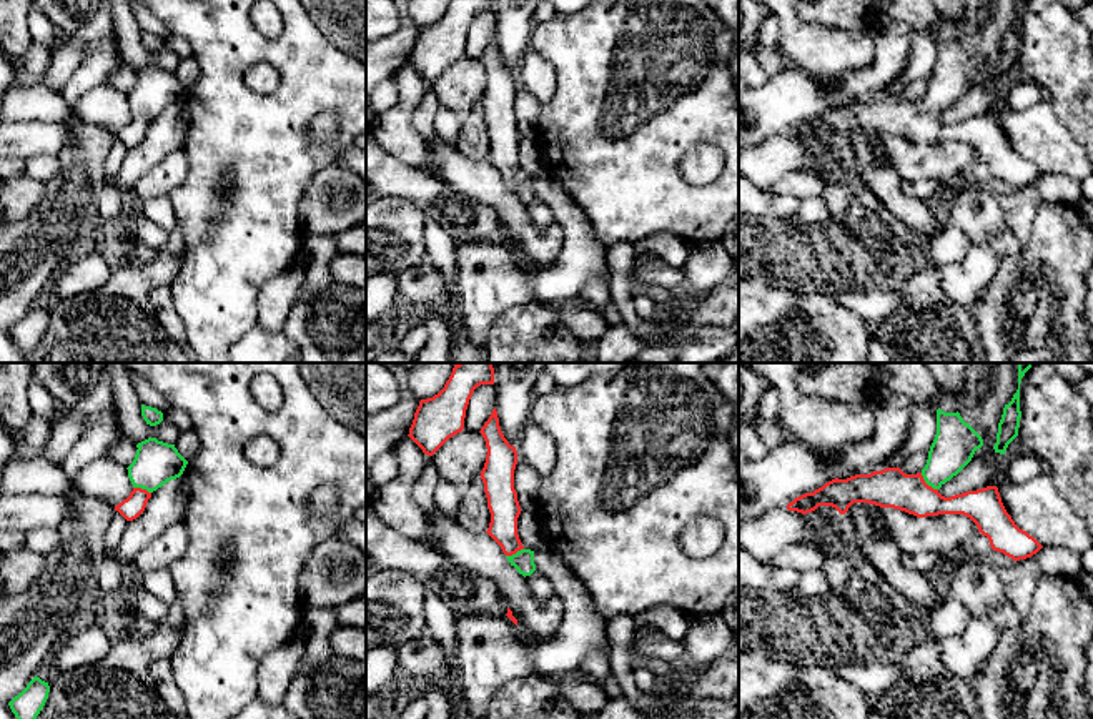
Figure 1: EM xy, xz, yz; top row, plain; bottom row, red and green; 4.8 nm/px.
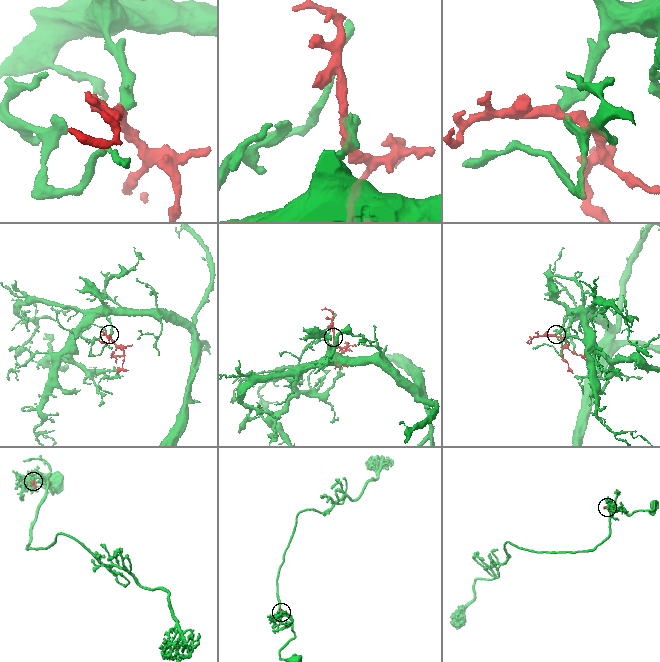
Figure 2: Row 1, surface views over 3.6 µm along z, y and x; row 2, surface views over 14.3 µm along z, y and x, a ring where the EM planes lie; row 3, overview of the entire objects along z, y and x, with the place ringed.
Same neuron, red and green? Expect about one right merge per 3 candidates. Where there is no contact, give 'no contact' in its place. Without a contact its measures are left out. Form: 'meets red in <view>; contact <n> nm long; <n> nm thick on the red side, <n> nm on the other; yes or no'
meets red in yz; contact 120 nm long; 190 nm thick on the red side, 200 nm on the other; yes

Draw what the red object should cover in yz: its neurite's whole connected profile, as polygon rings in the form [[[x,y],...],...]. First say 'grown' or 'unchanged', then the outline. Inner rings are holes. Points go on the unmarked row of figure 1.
grown | [[[938,35],[937,62],[920,100],[905,102],[900,95],[885,95],[847,107],[835,105],[814,120],[795,125],[787,136],[807,141],[819,133],[832,133],[845,141],[853,130],[868,130],[900,136],[917,145],[963,141],[977,151],[978,160],[988,165],[993,178],[1003,180],[1013,188],[1031,185],[1043,173],[1015,151],[997,113],[950,125],[938,120],[982,73],[982,63],[963,48],[958,38],[945,40]]]

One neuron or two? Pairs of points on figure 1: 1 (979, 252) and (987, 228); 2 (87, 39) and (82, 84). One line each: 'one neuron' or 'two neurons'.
1: two neurons
2: one neuron

